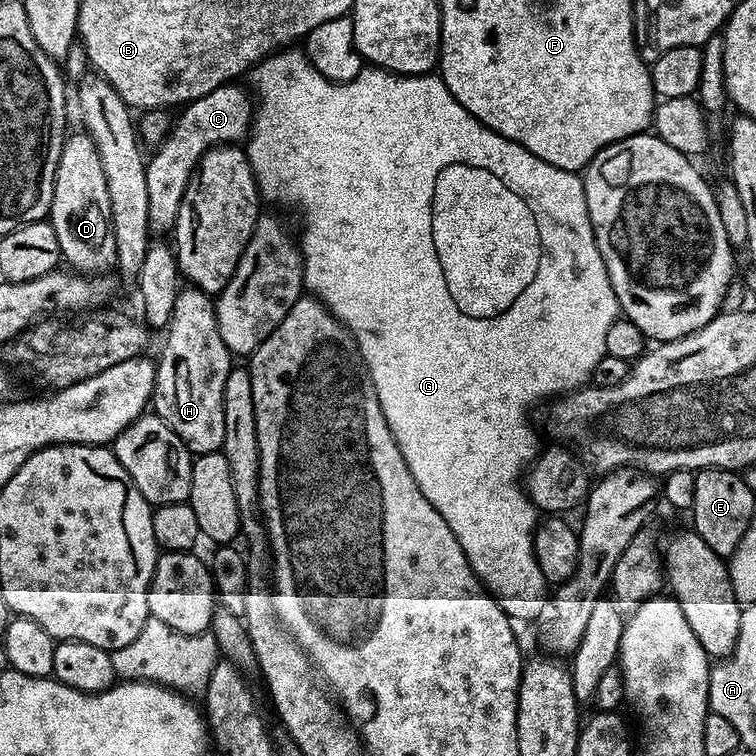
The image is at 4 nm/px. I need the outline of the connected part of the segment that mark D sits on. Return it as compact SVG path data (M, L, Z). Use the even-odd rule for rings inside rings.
M77 130L64 142L59 166L55 174L54 194L48 221L54 226L61 259L73 271L81 275L105 275L116 265L113 214L110 209L110 194L106 187L106 176L94 142L88 133Z

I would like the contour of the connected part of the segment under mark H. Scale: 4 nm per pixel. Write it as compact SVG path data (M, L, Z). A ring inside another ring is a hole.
M181 287L166 335L164 349L156 360L151 407L155 415L163 418L166 426L182 438L189 452L219 452L226 434L222 390L226 390L226 378L234 367L234 353L222 342L222 334L218 334L213 297L200 288Z

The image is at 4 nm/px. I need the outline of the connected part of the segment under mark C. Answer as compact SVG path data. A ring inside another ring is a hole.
M236 82L223 84L218 90L210 90L210 94L183 105L179 109L180 117L177 120L175 117L168 129L168 137L153 151L156 152L153 156L147 157L146 191L150 201L150 233L168 234L173 231L179 204L199 160L207 151L220 145L235 145L247 137L252 126L254 100L240 86Z

